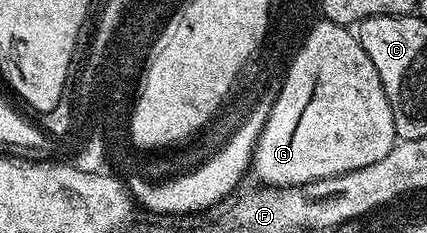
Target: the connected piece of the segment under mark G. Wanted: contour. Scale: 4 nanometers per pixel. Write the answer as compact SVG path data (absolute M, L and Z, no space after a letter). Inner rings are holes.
M314 21L310 25L308 31L312 37L309 38L308 46L305 46L305 50L301 51L297 63L286 69L285 79L282 82L284 94L282 94L277 104L271 108L270 116L263 125L262 134L254 146L251 174L258 178L258 183L261 186L306 186L307 183L315 180L334 178L352 170L367 168L369 164L375 164L377 160L383 160L383 156L387 156L387 152L391 152L391 148L398 141L395 132L395 120L391 116L391 104L387 100L387 92L383 92L383 80L379 80L379 72L375 72L375 64L371 64L371 56L367 56L367 52L363 52L361 43L358 42L356 33L352 29L341 26L338 22L320 21Z

